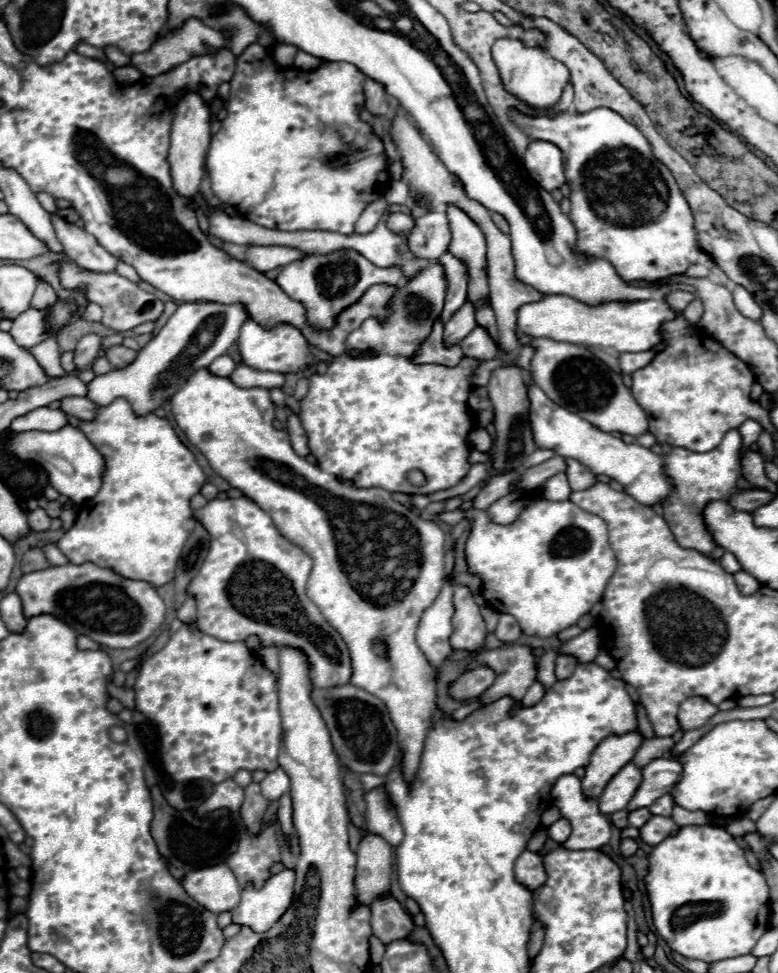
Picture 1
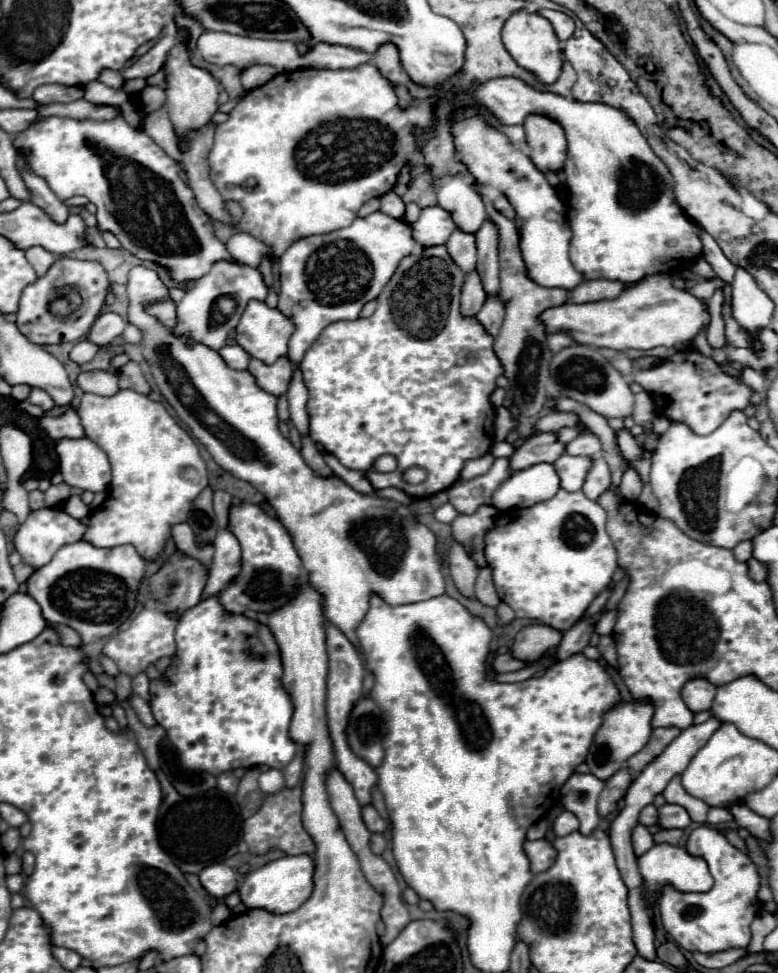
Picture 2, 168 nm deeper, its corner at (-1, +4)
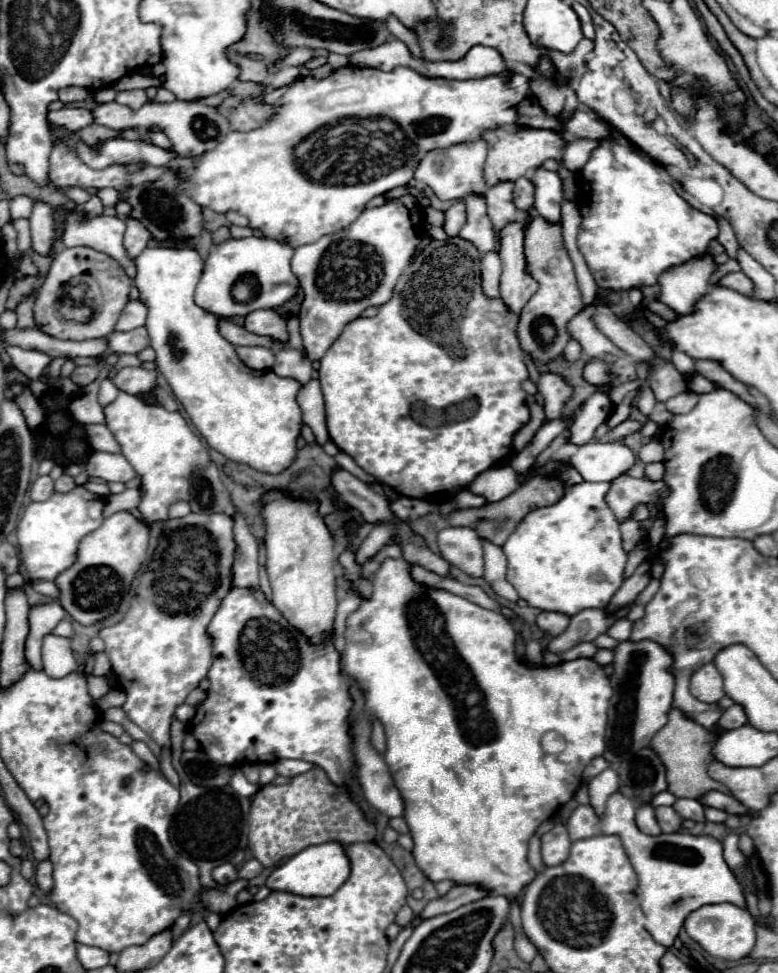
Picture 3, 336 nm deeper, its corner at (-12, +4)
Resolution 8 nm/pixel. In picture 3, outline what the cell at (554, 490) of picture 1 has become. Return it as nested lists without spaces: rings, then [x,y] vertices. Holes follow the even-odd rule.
[[[588,443],[570,457],[574,469],[580,471],[584,481],[614,481],[628,473],[636,455],[624,443]]]

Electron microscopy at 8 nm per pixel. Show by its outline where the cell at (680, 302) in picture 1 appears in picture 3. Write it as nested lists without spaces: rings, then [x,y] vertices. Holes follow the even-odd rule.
[[[742,271],[726,275],[726,277],[720,281],[720,285],[730,287],[730,289],[734,289],[734,291],[738,291],[738,293],[744,293],[744,295],[754,293],[754,283],[752,283],[752,281],[750,281]]]

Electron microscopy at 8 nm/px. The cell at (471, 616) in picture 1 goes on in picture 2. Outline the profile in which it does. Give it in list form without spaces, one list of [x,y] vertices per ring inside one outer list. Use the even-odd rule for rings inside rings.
[[[455,543],[449,551],[449,565],[451,565],[453,583],[459,589],[459,593],[463,597],[475,599],[475,581],[477,581],[479,569],[459,543]]]

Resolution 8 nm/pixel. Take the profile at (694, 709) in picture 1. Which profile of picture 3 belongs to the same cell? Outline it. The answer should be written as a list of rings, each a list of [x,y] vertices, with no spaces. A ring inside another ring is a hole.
[[[714,663],[702,665],[690,679],[690,693],[704,703],[718,703],[724,697],[722,677]]]

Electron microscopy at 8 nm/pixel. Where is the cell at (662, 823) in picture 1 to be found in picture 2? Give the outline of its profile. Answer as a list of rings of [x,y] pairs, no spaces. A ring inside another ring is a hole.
[[[665,803],[663,807],[659,807],[659,821],[657,825],[661,829],[685,829],[689,827],[691,819],[687,815],[687,811],[679,805],[669,805]]]

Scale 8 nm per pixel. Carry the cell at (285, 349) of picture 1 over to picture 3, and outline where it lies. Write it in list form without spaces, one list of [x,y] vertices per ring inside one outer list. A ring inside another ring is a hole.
[[[260,309],[260,311],[252,311],[244,317],[244,327],[250,333],[256,335],[268,335],[274,337],[278,341],[286,341],[288,339],[288,331],[286,331],[286,321],[272,309]]]

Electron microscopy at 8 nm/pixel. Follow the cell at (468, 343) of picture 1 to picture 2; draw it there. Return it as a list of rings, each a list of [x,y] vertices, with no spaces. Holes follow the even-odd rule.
[[[489,297],[483,305],[483,309],[477,313],[477,321],[485,327],[485,331],[489,335],[495,337],[499,333],[503,315],[505,315],[505,309],[503,309],[503,303],[499,301],[499,297]]]

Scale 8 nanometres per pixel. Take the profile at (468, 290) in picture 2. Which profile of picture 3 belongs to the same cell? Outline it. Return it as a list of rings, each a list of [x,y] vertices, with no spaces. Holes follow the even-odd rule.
[[[488,251],[482,255],[482,289],[488,297],[500,297],[500,275],[502,263],[498,251]]]

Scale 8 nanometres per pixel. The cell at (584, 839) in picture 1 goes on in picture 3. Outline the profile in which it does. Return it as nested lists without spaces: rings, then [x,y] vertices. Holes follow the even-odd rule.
[[[614,769],[602,771],[588,783],[588,789],[590,789],[590,805],[602,817],[606,799],[618,789],[618,773]]]

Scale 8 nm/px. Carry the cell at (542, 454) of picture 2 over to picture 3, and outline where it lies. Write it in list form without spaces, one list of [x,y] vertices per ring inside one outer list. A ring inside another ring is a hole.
[[[598,389],[576,413],[572,425],[568,427],[570,431],[570,443],[576,445],[584,445],[588,441],[592,441],[596,429],[608,419],[608,415],[612,413],[614,405],[610,401],[608,391]]]

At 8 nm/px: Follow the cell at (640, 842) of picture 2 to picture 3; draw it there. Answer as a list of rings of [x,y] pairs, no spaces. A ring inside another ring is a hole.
[[[640,805],[636,811],[636,825],[640,827],[640,831],[648,833],[648,835],[660,835],[660,827],[656,823],[654,817],[654,807],[652,805]]]

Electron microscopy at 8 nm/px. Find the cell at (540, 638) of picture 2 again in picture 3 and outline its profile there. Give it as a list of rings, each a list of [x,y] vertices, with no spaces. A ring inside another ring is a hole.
[[[542,611],[538,617],[536,617],[536,625],[544,631],[544,633],[550,633],[552,637],[564,633],[564,629],[568,627],[570,623],[570,617],[564,615],[564,613],[556,613],[556,611]]]

